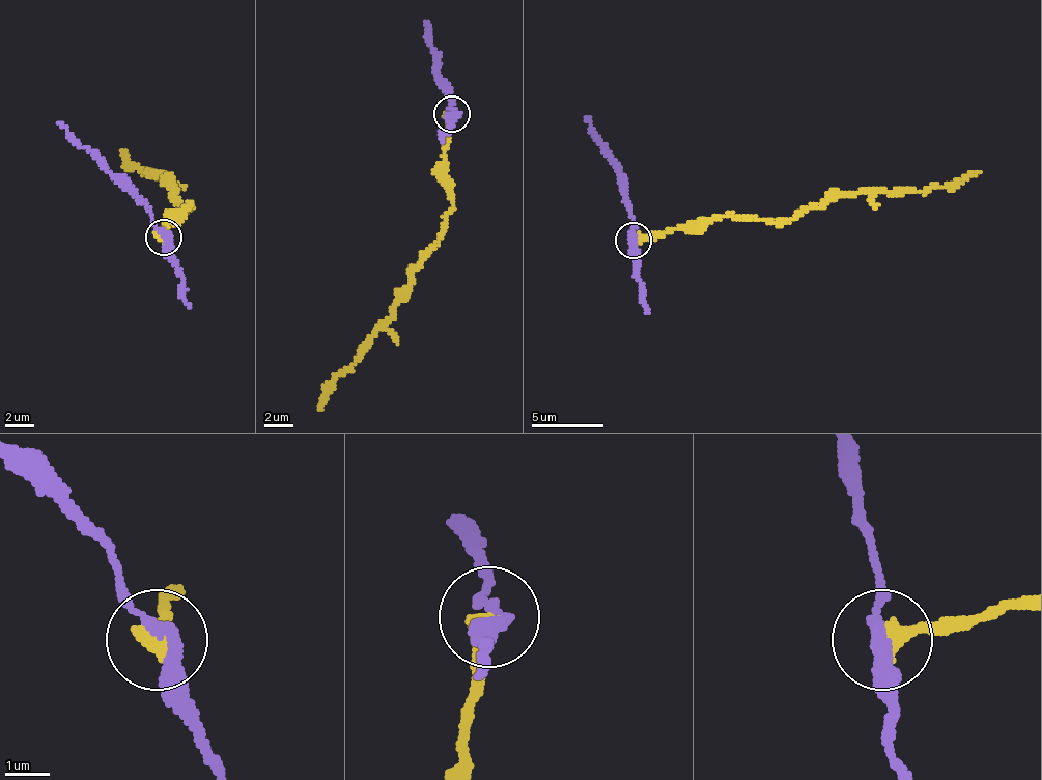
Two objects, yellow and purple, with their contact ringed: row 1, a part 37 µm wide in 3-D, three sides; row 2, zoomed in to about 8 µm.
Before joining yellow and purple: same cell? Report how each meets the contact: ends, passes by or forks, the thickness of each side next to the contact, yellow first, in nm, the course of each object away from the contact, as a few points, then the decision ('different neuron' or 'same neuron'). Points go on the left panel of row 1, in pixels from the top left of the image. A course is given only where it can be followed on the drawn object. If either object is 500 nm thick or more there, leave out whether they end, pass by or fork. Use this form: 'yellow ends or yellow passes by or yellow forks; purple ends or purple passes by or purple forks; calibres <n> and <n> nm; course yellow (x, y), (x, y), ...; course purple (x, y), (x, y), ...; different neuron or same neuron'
yellow ends; purple passes by; calibres 440 and 280 nm; course yellow (164, 237), (166, 223), (177, 221), (191, 205), (193, 206), (179, 204), (164, 175), (132, 166), (122, 150); course purple (164, 237), (147, 203), (58, 123); different neuron

